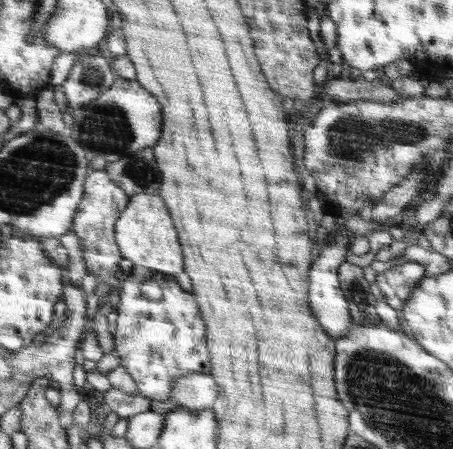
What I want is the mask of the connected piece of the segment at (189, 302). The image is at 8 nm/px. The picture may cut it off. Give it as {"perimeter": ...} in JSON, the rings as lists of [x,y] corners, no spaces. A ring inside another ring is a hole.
{"perimeter":[[[133,266],[132,273],[125,278],[120,292],[120,302],[117,307],[118,318],[116,330],[113,332],[114,344],[120,366],[126,368],[128,374],[136,382],[140,395],[148,397],[154,402],[164,402],[170,398],[174,382],[190,372],[206,374],[210,372],[212,363],[207,346],[205,324],[200,309],[192,293],[182,290],[174,275],[159,273],[146,267]],[[146,280],[155,280],[162,289],[162,300],[148,300],[140,291],[140,286]]]}

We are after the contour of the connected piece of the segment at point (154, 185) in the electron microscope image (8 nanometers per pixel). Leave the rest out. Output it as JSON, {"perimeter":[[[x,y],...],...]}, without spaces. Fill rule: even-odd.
{"perimeter":[[[152,147],[107,163],[105,169],[130,198],[138,194],[159,195],[163,177]]]}

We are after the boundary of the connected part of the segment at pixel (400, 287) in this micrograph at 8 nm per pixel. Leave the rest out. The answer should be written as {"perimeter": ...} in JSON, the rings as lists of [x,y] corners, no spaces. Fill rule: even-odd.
{"perimeter":[[[402,262],[402,264],[396,264],[384,272],[377,273],[376,286],[380,289],[383,301],[392,306],[397,311],[406,304],[406,301],[410,297],[412,290],[426,277],[426,268],[419,262]]]}

